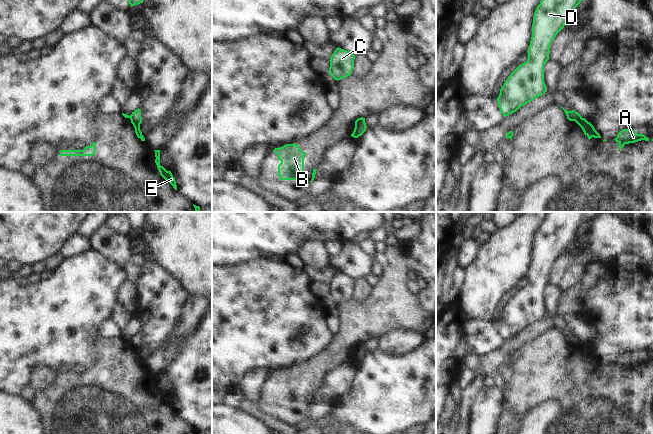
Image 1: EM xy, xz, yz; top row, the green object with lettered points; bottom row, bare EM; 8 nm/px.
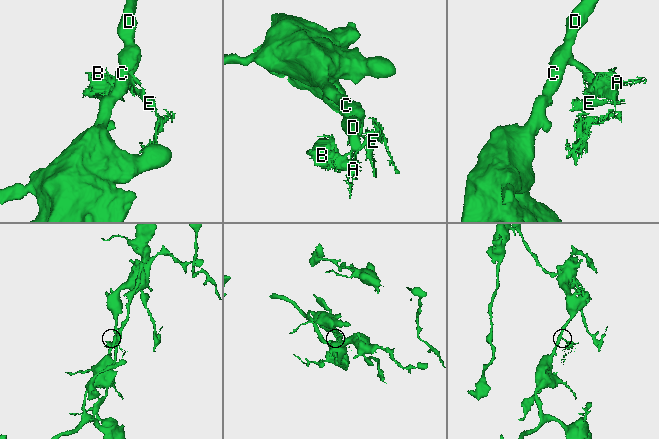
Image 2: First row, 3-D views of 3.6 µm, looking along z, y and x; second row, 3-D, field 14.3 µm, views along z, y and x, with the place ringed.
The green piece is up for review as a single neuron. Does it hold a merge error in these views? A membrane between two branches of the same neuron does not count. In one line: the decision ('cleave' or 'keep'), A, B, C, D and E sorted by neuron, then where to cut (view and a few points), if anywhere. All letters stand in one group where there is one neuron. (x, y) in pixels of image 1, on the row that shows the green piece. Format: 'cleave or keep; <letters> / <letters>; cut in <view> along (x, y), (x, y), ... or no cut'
cleave; A B E / C D; cut in xy along (129, 116), (139, 125)

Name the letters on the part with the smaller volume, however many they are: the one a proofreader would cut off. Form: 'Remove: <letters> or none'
Remove: A, B, E

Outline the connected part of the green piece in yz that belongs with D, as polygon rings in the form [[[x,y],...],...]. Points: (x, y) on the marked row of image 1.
[[[541,0],[537,6],[532,24],[532,37],[528,47],[528,59],[519,65],[507,78],[497,98],[498,107],[504,117],[520,107],[545,94],[544,65],[549,60],[550,46],[556,35],[576,14],[576,7],[582,0]]]

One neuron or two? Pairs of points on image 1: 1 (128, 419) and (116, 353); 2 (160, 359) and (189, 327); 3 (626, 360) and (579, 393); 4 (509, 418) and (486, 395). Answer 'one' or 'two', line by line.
1: one
2: one
3: one
4: two

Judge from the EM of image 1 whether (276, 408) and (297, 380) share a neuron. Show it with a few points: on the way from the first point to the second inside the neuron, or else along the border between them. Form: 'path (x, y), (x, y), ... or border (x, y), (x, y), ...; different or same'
path (283, 401), (293, 387); same

